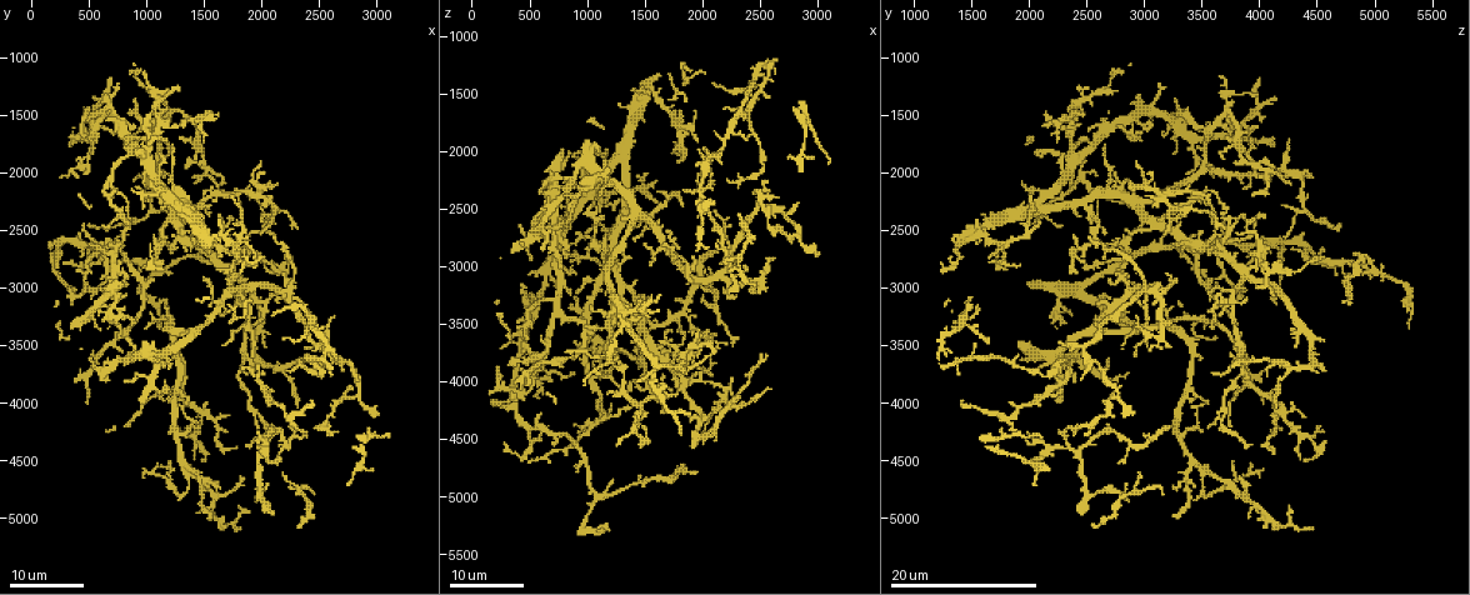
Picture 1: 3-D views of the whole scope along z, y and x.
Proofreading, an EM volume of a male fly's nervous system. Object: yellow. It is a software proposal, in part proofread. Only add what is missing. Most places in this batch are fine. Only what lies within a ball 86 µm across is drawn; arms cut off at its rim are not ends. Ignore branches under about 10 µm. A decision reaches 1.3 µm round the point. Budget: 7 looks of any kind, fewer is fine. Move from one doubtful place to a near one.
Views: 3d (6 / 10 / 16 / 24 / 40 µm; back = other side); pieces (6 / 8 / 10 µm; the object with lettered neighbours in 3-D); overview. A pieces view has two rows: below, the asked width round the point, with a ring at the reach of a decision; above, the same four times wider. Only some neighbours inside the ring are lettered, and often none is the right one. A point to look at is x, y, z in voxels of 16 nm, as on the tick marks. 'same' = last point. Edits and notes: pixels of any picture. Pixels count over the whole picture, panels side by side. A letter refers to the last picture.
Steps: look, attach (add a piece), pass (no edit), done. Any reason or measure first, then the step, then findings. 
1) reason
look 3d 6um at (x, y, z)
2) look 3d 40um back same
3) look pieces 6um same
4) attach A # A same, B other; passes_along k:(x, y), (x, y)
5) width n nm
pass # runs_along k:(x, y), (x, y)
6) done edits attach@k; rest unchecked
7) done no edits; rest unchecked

look 3d 24um at (2280, 2460, 3660)

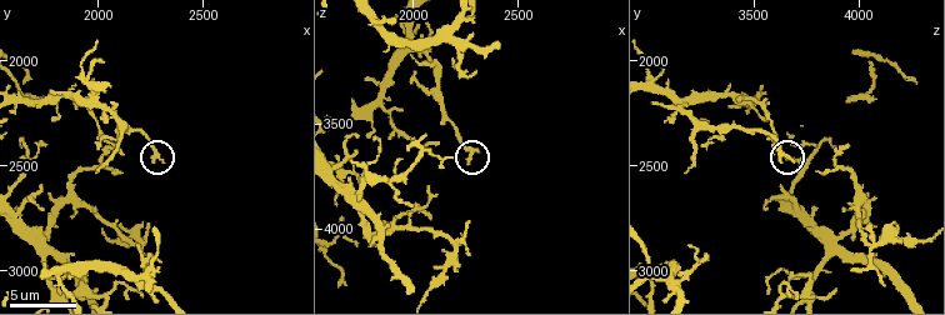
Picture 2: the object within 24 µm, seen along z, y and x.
look pieces 8um at (2260, 2480, 3690)

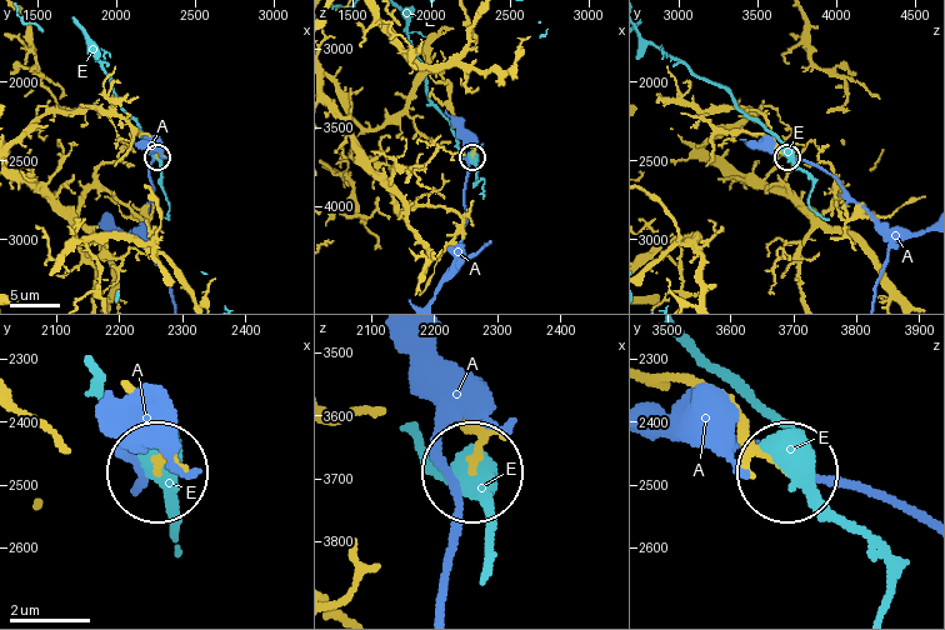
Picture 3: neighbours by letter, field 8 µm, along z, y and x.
pass # A other, E other; runs_along 3:(135, 398), (159, 465); none of them fits

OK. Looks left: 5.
an open end
look 3d 16um at (1960, 3720, 3600)

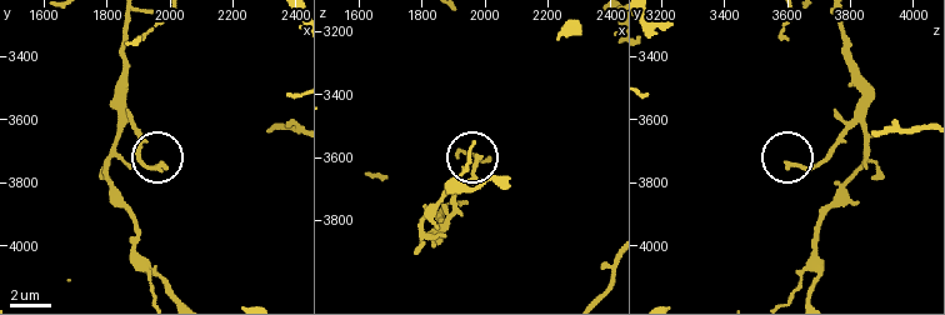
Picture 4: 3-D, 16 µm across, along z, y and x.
look pieces 10um at (1990, 3750, 3600)

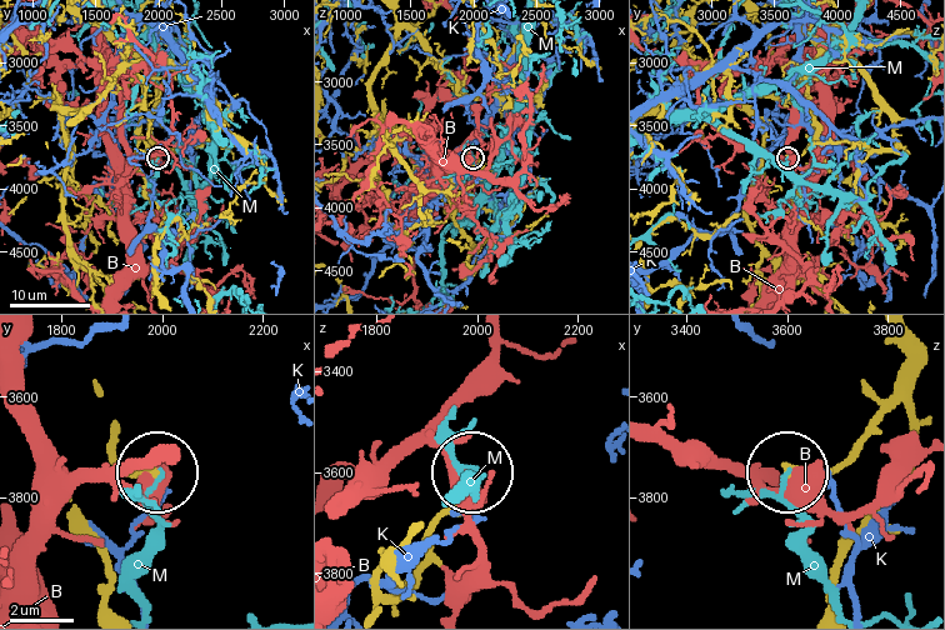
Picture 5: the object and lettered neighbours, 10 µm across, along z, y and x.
pass # B other, K other, M other; no lettered piece goes on from it

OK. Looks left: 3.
an open end
look 3d 24um at (1700, 4100, 4120)

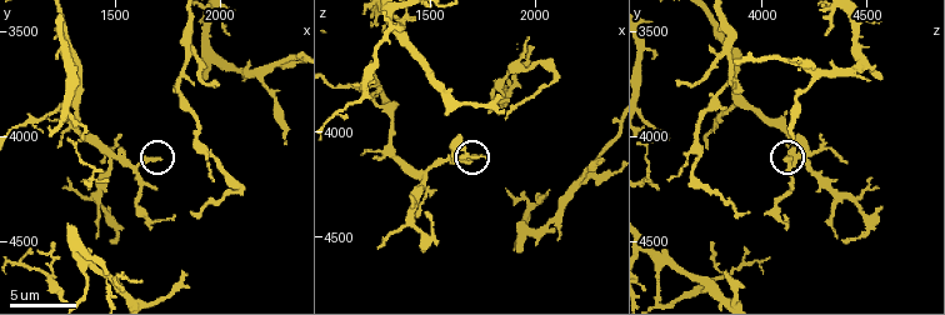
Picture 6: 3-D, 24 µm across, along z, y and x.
look pieces 10um at (1720, 4100, 4120)

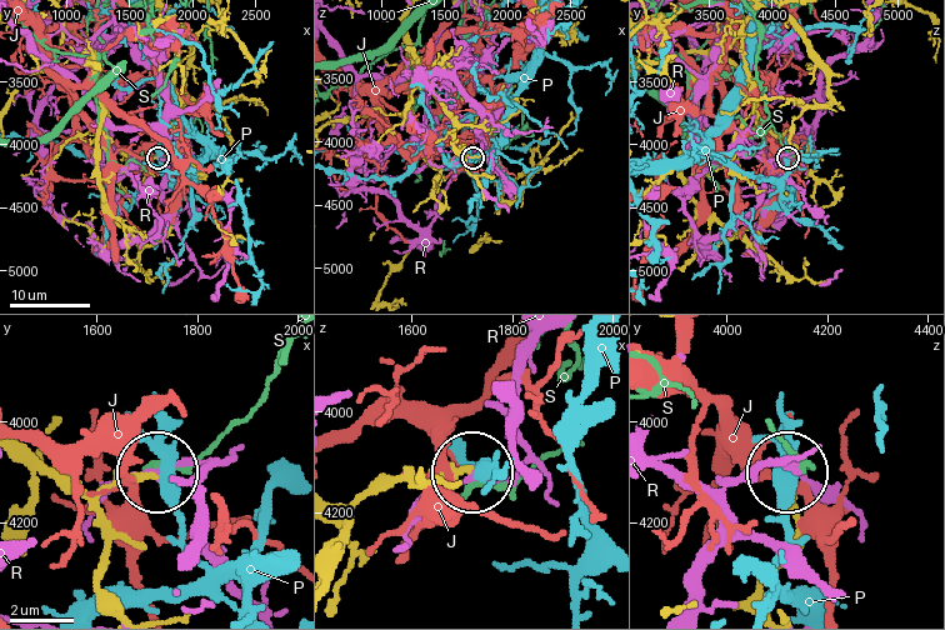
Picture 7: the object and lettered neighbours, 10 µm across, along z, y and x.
pass # J other, P other, R other, S other; none of them fits

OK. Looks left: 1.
done no edits; rest unchecked

